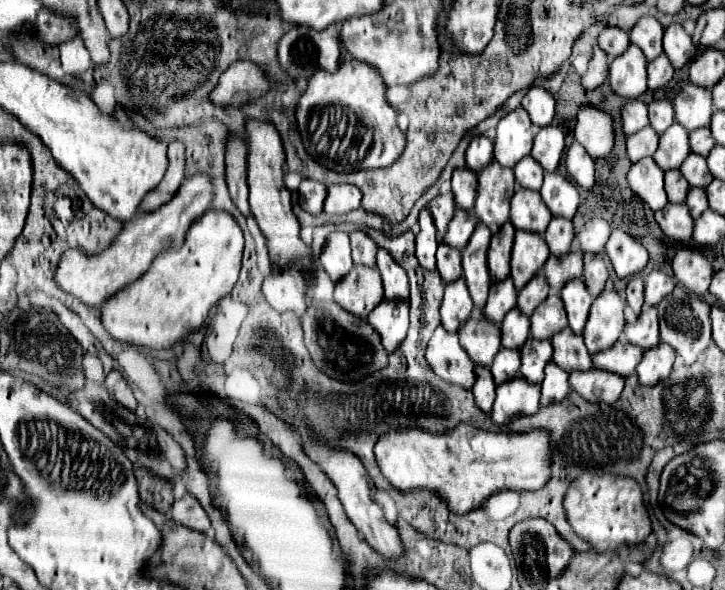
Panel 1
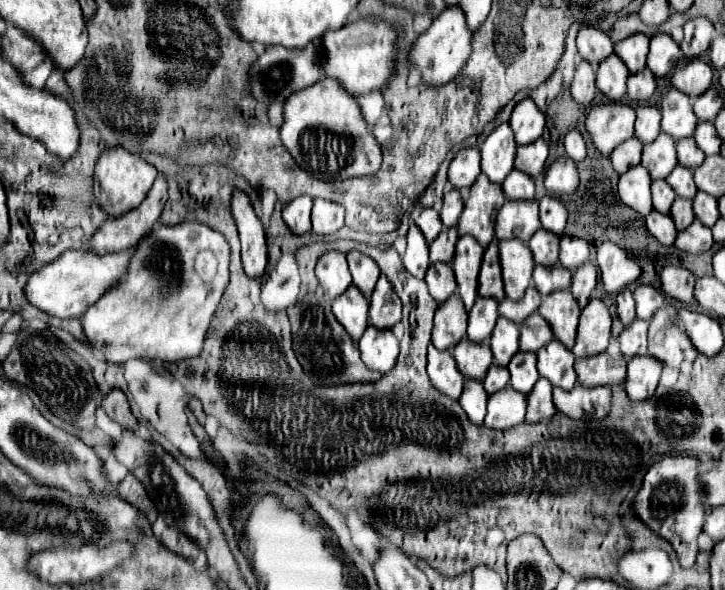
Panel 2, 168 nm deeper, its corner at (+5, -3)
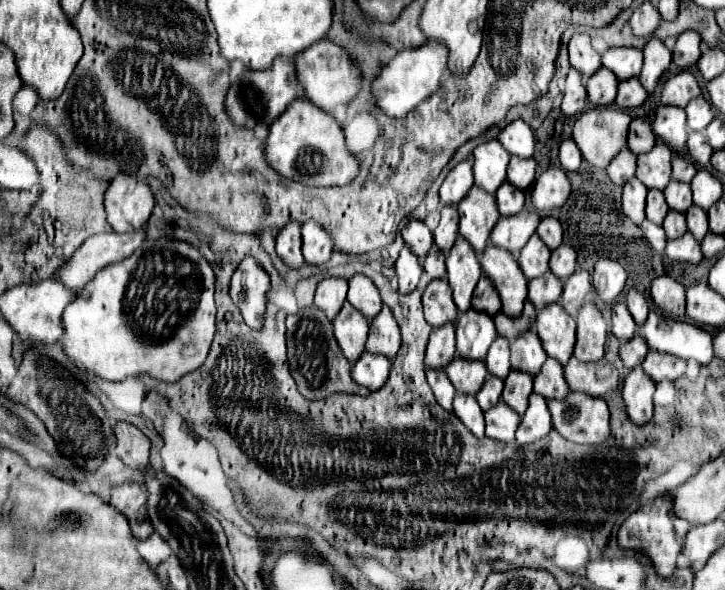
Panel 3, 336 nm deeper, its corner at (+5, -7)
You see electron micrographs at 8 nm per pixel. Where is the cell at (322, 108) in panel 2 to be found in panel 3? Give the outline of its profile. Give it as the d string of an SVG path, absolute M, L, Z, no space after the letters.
M297 99L287 105L285 113L269 125L265 139L265 159L279 175L299 181L303 185L347 185L359 173L359 161L345 149L341 125L331 113L313 109L309 101Z

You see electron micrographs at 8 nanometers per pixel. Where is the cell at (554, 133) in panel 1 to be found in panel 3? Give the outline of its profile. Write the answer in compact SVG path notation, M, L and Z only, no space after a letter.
M511 157L507 167L507 181L513 183L517 189L525 191L535 181L535 159L523 161L521 157Z

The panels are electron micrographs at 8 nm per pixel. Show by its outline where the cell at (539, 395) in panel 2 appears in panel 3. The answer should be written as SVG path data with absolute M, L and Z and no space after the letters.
M533 393L529 397L529 407L521 419L519 429L517 429L517 445L535 443L535 441L543 439L545 435L549 435L551 429L553 427L551 427L547 401L541 395Z

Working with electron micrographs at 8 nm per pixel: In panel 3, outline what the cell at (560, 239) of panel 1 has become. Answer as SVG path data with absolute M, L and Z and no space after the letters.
M533 235L527 245L521 249L521 255L519 255L519 267L523 271L523 275L527 279L535 279L535 277L541 277L545 271L549 271L549 257L551 257L551 251L545 249L545 243Z

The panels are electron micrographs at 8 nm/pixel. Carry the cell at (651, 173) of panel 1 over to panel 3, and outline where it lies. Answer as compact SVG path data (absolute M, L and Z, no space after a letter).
M633 177L633 181L627 181L623 187L623 213L635 225L641 225L641 221L645 219L645 195L647 189L645 185L641 185L641 181L637 181L637 177Z

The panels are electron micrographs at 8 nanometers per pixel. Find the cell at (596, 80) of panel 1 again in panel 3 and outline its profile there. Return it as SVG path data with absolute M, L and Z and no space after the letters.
M571 69L567 73L567 81L565 81L561 113L565 117L577 117L577 115L581 115L585 111L585 105L587 105L587 93L585 93L583 77L575 69Z

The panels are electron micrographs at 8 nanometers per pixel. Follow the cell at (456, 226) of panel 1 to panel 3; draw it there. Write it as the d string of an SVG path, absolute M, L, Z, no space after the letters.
M433 247L423 259L423 271L429 279L445 279L445 255L437 253L437 247Z

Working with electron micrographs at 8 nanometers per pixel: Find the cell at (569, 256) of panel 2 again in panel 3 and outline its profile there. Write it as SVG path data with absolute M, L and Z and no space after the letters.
M561 245L555 251L551 251L551 259L549 259L549 271L559 277L561 281L565 281L577 267L577 253L573 251L571 245Z

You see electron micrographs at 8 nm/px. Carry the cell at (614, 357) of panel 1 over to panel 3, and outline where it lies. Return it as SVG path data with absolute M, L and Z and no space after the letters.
M575 357L565 365L565 381L571 391L581 391L593 397L603 397L607 391L607 381L599 379L593 363L581 363Z

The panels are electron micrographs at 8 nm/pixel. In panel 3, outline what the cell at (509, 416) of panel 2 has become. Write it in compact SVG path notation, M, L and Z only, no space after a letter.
M501 401L485 413L485 435L499 443L515 443L515 431L521 417Z

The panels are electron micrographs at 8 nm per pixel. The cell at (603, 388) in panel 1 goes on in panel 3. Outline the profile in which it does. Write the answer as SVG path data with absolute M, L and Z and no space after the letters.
M571 391L565 399L547 401L553 429L571 443L601 445L609 439L609 409L603 399Z

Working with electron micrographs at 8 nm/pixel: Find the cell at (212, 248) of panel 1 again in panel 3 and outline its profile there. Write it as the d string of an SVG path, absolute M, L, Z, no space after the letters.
M145 239L125 261L101 269L75 301L63 311L63 353L69 361L101 381L123 381L135 375L149 375L159 381L179 381L207 359L215 335L215 275L205 257L189 243L173 239Z

